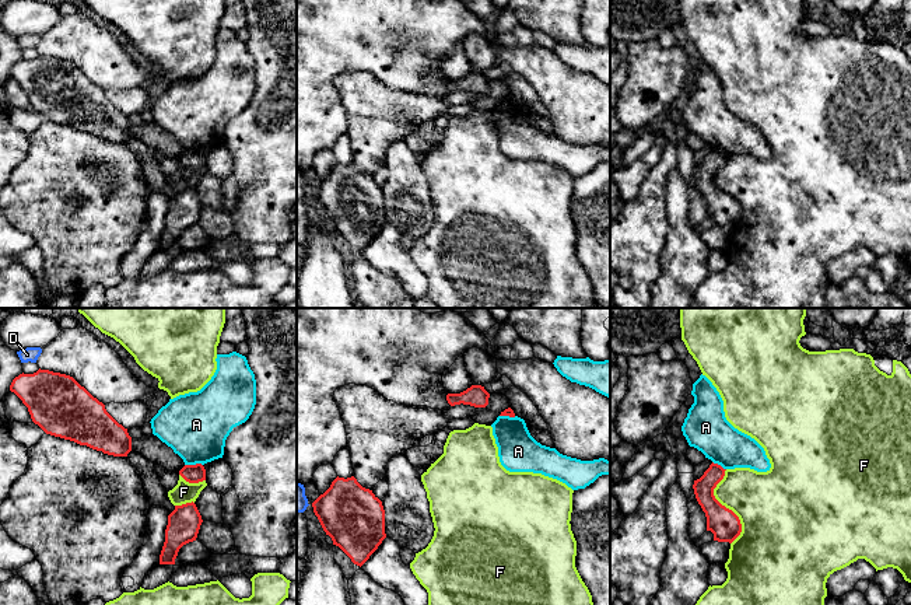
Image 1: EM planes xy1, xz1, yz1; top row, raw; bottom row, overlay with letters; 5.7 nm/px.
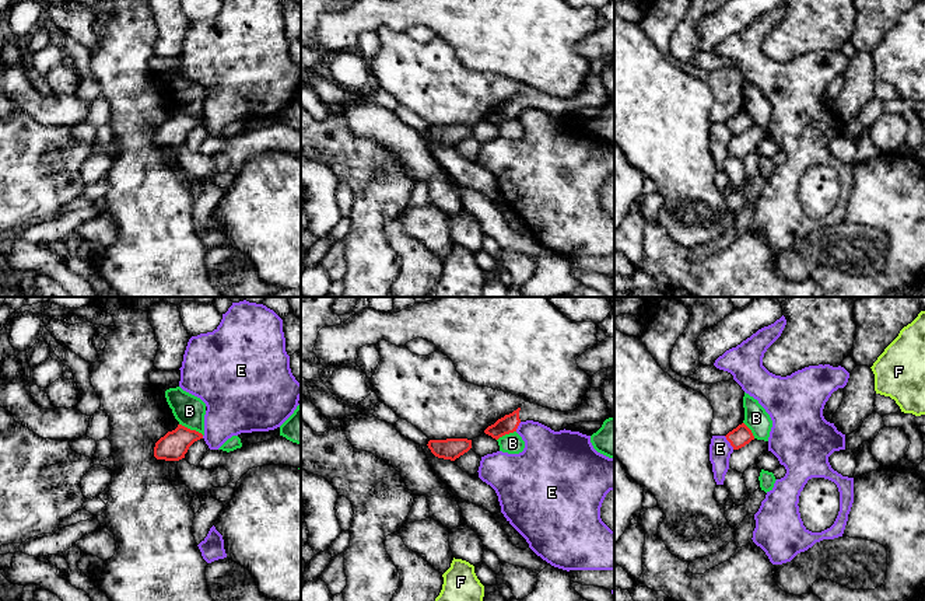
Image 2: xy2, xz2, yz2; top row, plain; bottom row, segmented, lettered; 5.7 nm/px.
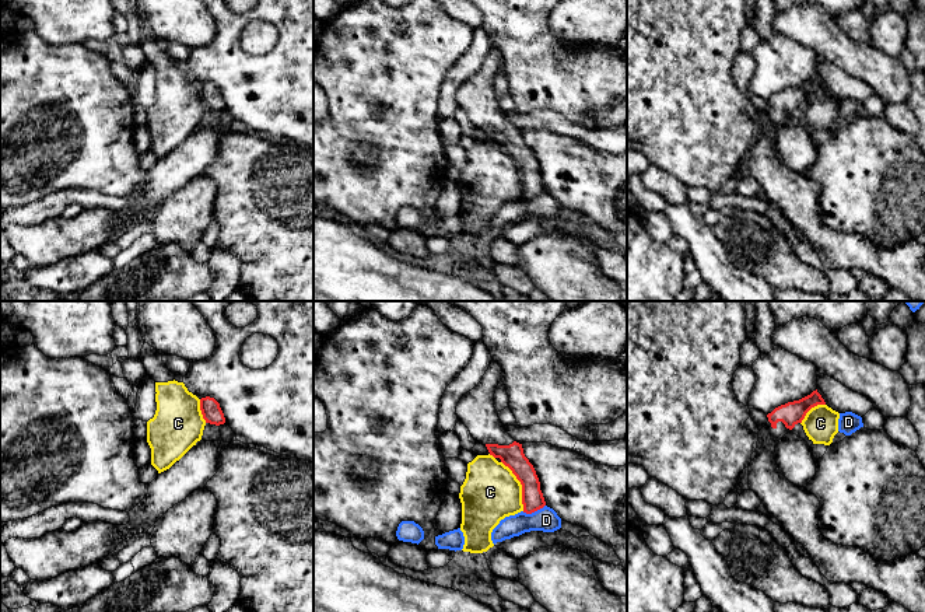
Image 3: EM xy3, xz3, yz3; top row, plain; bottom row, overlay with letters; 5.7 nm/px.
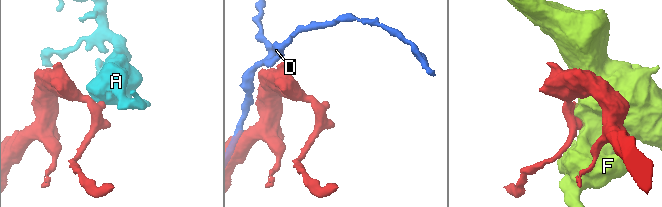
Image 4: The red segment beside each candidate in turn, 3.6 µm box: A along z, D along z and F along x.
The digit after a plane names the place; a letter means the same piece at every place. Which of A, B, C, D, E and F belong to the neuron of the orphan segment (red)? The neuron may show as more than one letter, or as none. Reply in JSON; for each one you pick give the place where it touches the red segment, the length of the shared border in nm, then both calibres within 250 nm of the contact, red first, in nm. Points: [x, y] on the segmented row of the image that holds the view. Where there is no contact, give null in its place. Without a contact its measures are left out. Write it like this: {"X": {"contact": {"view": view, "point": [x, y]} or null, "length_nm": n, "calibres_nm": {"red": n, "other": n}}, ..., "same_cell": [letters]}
{"same_cell": []}

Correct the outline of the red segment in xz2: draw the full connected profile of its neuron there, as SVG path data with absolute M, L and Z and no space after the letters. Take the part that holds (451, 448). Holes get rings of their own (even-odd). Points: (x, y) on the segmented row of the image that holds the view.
M467 438L430 440L427 445L435 457L455 461L456 458L459 458L472 448L472 440Z

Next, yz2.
M744 423L739 424L736 429L729 431L725 437L730 443L733 450L739 450L746 444L749 444L751 440L754 440L751 430Z

